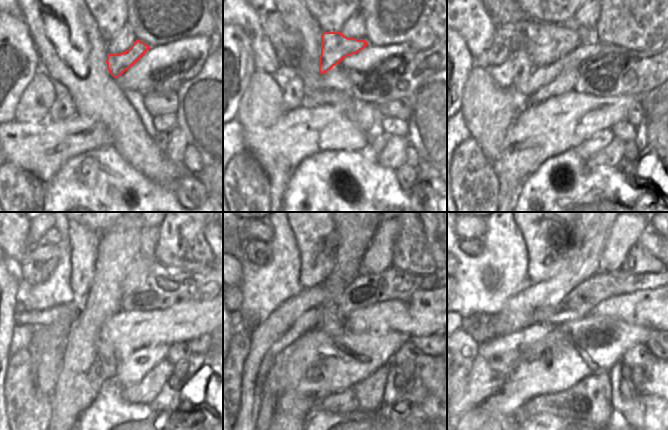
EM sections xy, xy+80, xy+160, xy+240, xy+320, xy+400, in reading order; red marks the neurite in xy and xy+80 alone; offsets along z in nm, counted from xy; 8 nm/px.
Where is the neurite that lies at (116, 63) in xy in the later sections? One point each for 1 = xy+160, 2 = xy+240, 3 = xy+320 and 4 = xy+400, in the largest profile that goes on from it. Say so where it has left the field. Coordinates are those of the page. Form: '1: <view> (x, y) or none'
1: xy+160 (545, 43)
2: xy+240 (40, 260)
3: xy+320 (258, 252)
4: xy+400 (472, 246)

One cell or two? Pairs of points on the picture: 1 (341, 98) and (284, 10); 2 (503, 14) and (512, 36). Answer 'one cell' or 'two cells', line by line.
1: one cell
2: two cells

